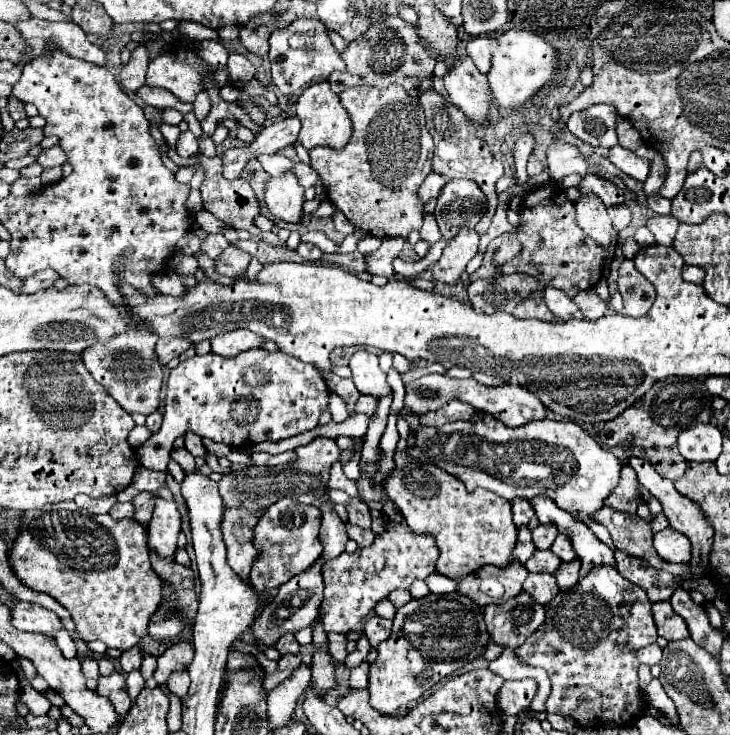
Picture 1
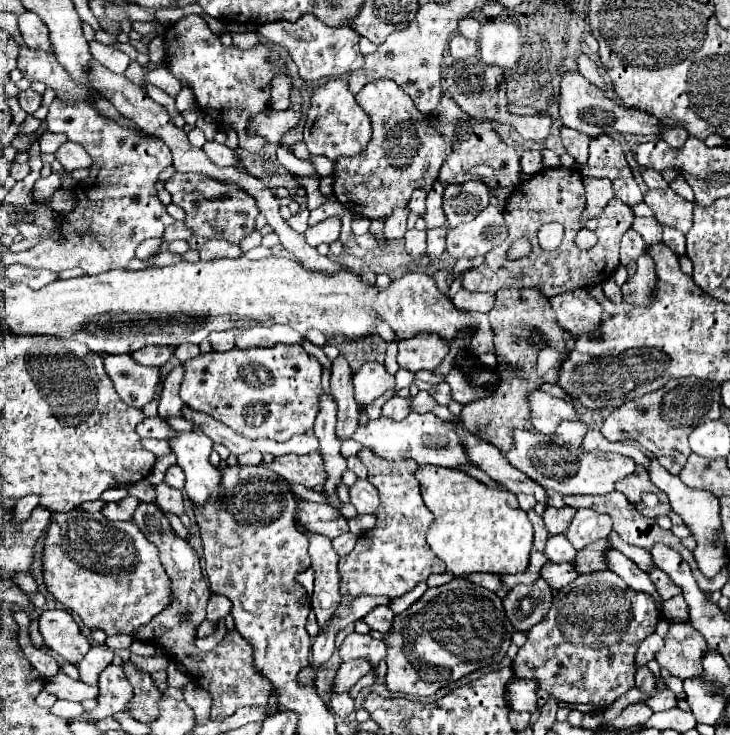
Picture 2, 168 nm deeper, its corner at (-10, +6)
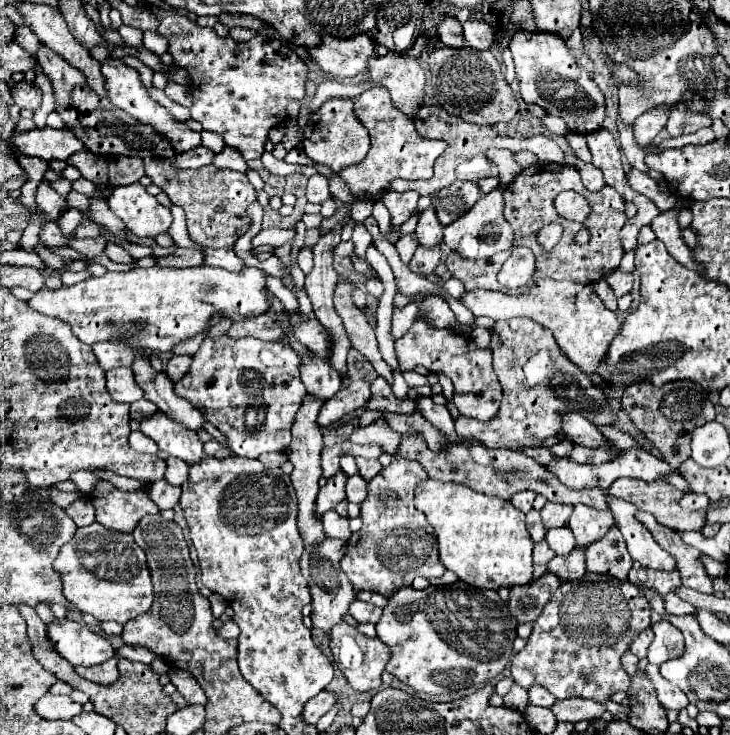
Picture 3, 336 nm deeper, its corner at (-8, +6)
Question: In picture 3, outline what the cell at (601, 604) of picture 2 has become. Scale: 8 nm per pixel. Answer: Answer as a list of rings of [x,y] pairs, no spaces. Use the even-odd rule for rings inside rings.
[[[585,573],[585,577],[577,581],[567,581],[551,595],[543,613],[535,621],[527,645],[513,657],[511,677],[525,689],[529,689],[529,685],[533,683],[541,683],[557,699],[587,697],[605,703],[613,693],[629,689],[629,675],[623,671],[619,659],[629,649],[633,635],[649,627],[649,615],[649,601],[645,601],[641,589],[631,585],[629,581],[619,583],[613,577],[601,577],[593,573]]]

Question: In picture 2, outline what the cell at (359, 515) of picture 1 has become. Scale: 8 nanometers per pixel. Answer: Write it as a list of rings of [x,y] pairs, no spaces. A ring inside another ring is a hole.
[[[357,479],[357,483],[351,487],[351,503],[359,513],[375,513],[379,505],[377,489],[369,481]]]

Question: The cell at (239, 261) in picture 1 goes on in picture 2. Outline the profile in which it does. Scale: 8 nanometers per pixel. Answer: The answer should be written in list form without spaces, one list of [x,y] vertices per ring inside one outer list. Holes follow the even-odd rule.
[[[207,241],[201,249],[199,249],[201,259],[219,259],[219,257],[241,257],[243,251],[239,245],[231,245],[227,241]]]

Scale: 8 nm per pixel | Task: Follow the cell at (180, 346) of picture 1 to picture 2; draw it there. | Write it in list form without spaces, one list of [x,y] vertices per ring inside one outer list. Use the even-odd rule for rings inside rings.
[[[145,345],[137,351],[133,351],[133,359],[141,365],[165,365],[175,355],[173,345]]]

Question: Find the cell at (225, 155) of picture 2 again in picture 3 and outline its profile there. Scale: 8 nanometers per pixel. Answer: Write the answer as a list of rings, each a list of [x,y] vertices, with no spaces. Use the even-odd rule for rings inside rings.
[[[197,147],[187,153],[175,155],[175,165],[181,169],[199,169],[213,161],[213,153],[207,147]]]

